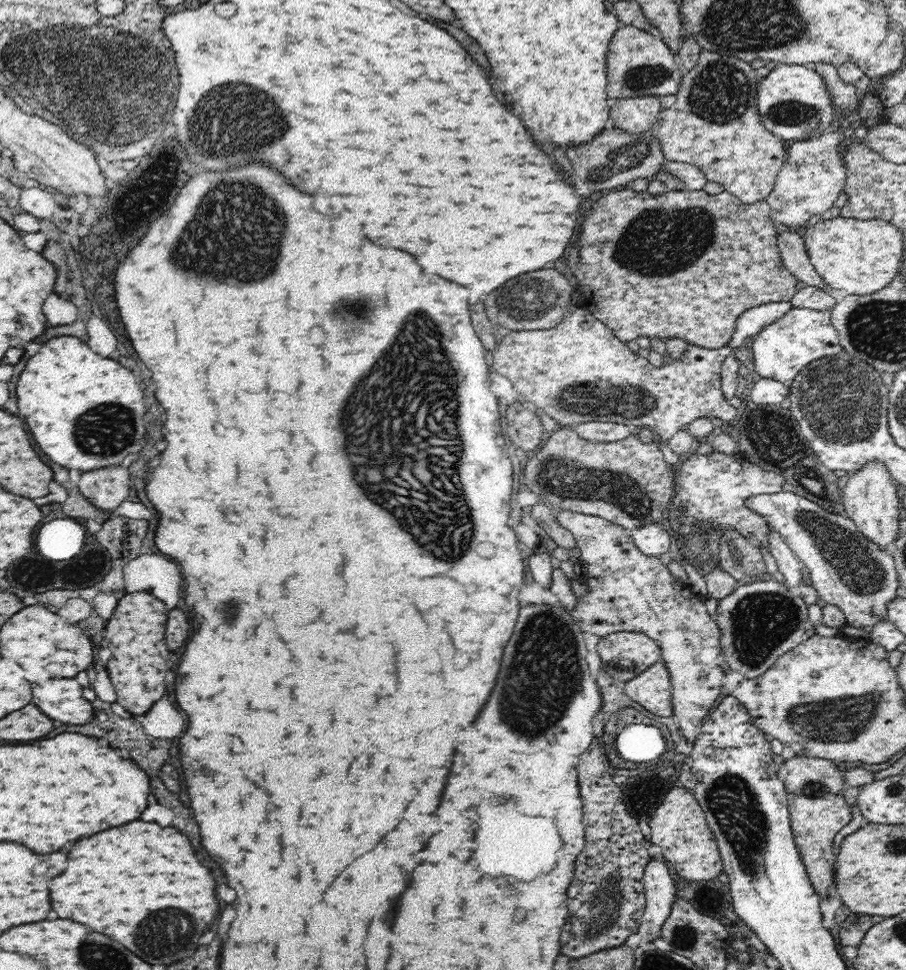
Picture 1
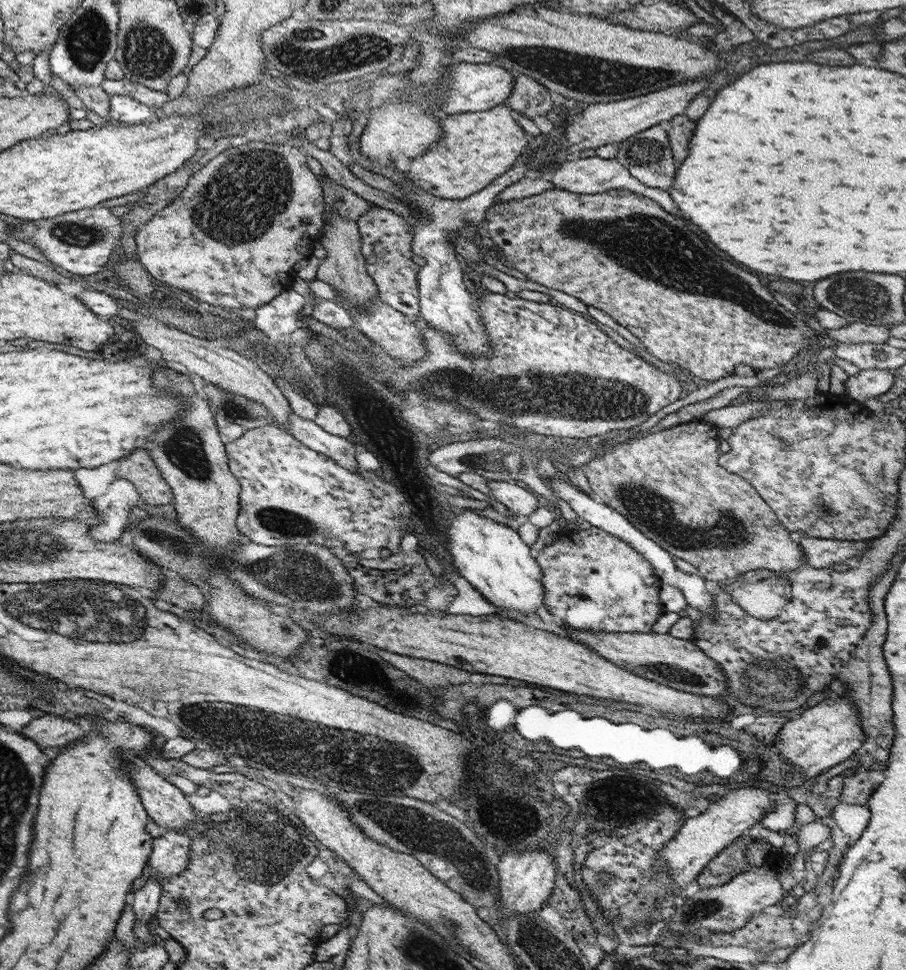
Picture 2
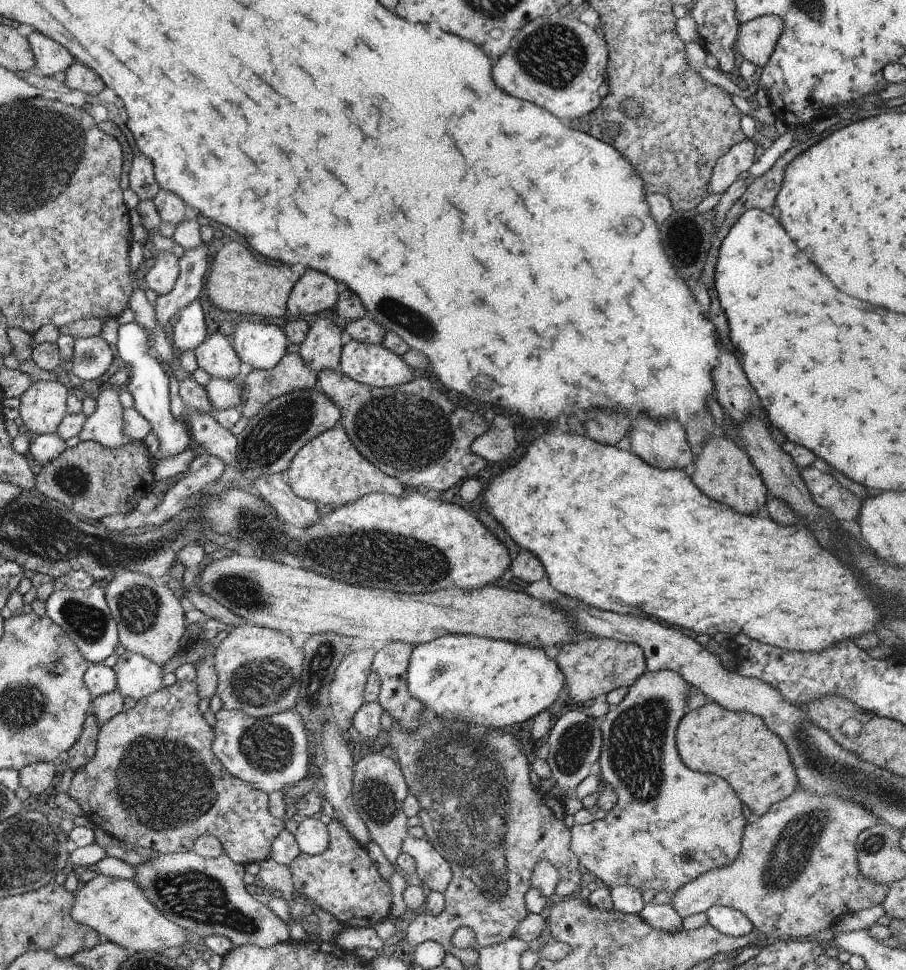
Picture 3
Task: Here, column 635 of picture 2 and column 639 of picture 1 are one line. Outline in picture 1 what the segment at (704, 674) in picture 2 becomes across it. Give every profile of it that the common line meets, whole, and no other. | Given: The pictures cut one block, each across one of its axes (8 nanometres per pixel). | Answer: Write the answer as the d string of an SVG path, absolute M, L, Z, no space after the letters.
M614 632L598 644L602 670L620 682L630 682L652 664L662 662L658 642L642 632Z

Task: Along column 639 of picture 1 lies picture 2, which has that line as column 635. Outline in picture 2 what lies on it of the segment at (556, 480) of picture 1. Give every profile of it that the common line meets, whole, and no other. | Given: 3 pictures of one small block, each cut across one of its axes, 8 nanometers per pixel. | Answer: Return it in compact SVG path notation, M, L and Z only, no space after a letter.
M699 420L627 440L605 452L603 456L589 460L585 466L581 466L581 472L591 486L591 492L595 492L595 496L605 506L627 518L633 528L659 544L673 558L681 558L693 564L707 584L737 580L745 572L785 572L801 568L803 554L799 544L793 544L789 540L789 530L779 524L775 514L769 510L765 500L761 500L751 484L735 474L729 474L725 468L719 468L717 460L717 428Z

